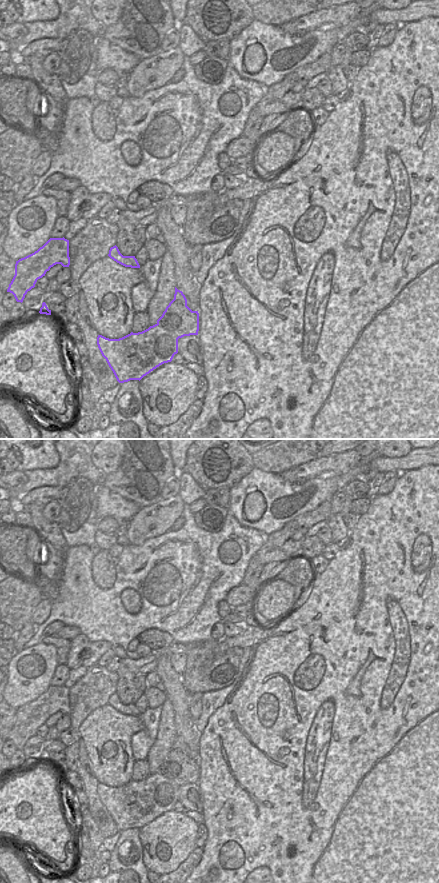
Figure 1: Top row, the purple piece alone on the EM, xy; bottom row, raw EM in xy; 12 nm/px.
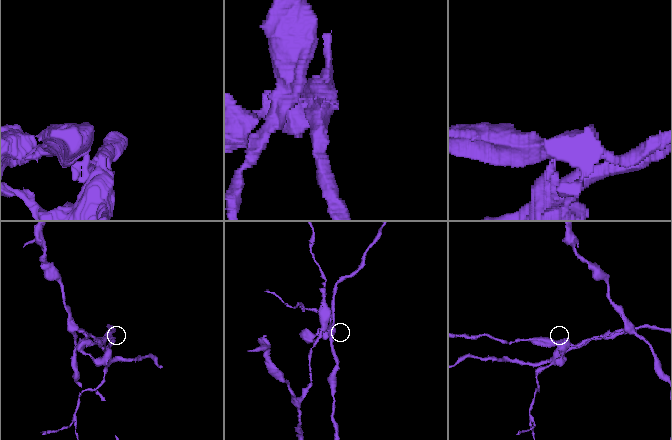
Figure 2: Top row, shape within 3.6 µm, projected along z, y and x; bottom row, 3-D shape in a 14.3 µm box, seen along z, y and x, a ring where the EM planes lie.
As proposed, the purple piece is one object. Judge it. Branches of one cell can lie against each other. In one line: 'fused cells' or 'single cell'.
fused cells

